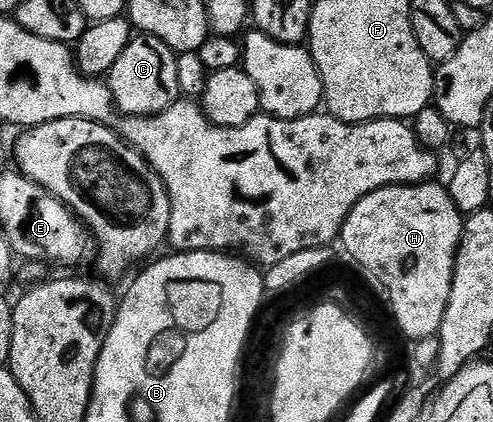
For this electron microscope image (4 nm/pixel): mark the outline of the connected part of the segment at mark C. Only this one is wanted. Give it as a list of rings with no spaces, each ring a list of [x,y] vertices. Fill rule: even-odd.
[[[149,34],[133,36],[126,44],[122,56],[106,75],[108,91],[121,115],[133,118],[149,118],[151,114],[170,108],[181,97],[178,88],[178,55],[162,40]]]

